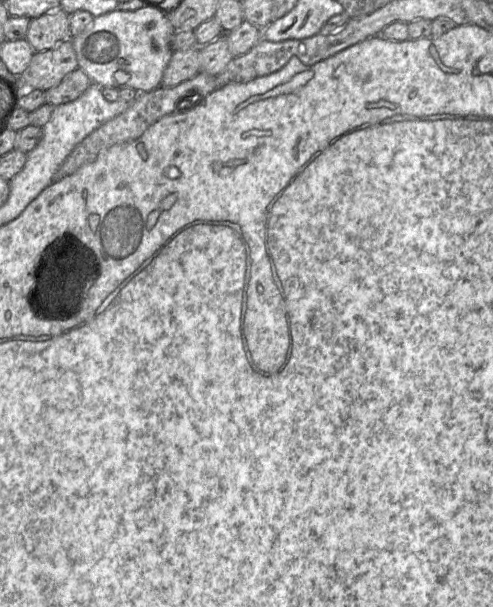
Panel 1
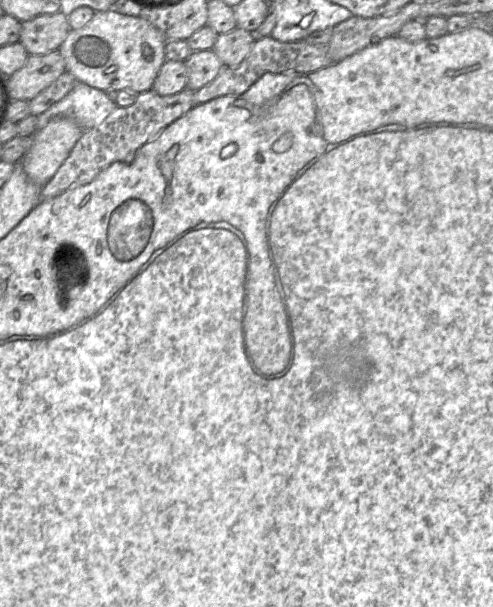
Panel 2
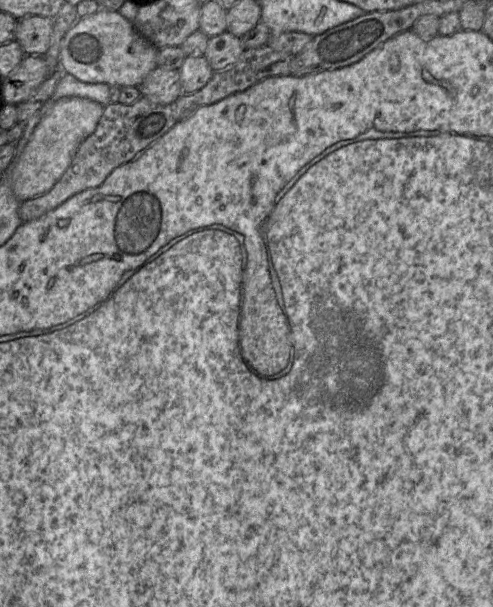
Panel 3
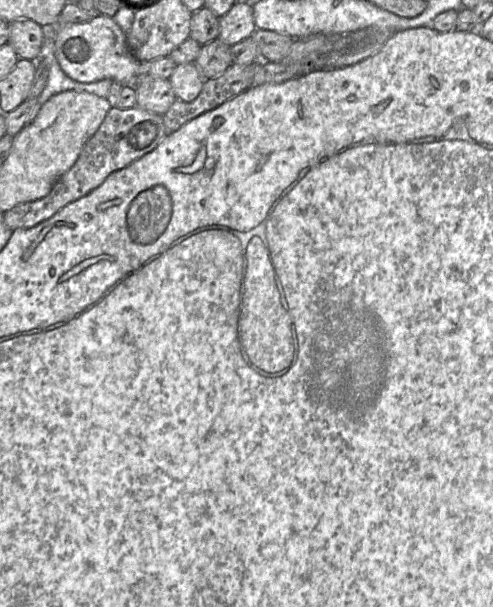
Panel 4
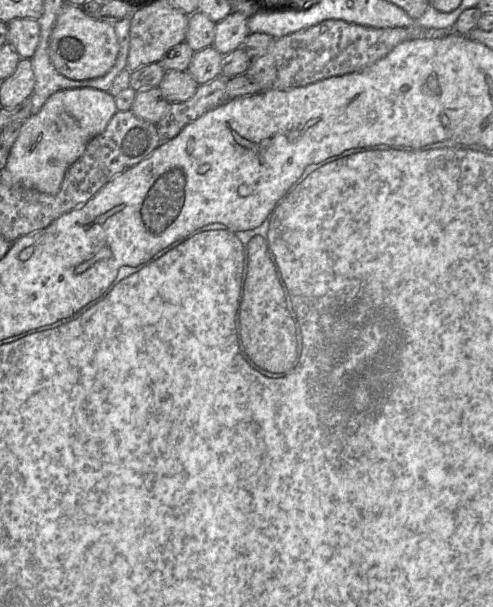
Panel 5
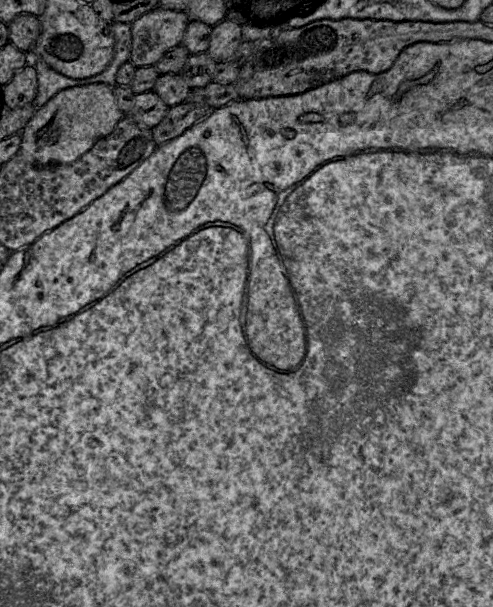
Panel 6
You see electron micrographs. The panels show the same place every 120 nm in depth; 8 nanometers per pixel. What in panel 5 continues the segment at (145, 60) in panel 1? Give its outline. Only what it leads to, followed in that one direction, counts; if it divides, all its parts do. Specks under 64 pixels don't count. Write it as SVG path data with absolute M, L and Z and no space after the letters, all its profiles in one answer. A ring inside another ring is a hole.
M65 3L49 44L51 62L60 74L76 81L102 77L114 66L118 52L119 42L114 25L94 19L81 6Z

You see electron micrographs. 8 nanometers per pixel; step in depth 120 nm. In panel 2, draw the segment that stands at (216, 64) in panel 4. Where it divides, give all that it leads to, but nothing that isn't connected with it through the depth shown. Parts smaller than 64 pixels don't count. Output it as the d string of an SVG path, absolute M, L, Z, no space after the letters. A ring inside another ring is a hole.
M236 27L217 36L213 51L224 67L236 67L247 57L256 38L255 33Z

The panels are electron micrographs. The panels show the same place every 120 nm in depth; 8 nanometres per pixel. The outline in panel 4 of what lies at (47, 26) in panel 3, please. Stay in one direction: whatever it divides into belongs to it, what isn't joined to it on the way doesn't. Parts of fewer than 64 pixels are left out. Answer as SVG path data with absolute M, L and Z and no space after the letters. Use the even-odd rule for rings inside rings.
M18 19L9 24L9 43L18 57L37 61L45 38L45 28L31 19Z

